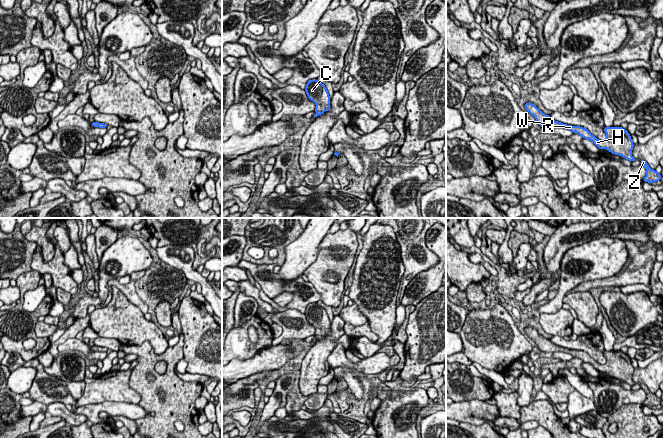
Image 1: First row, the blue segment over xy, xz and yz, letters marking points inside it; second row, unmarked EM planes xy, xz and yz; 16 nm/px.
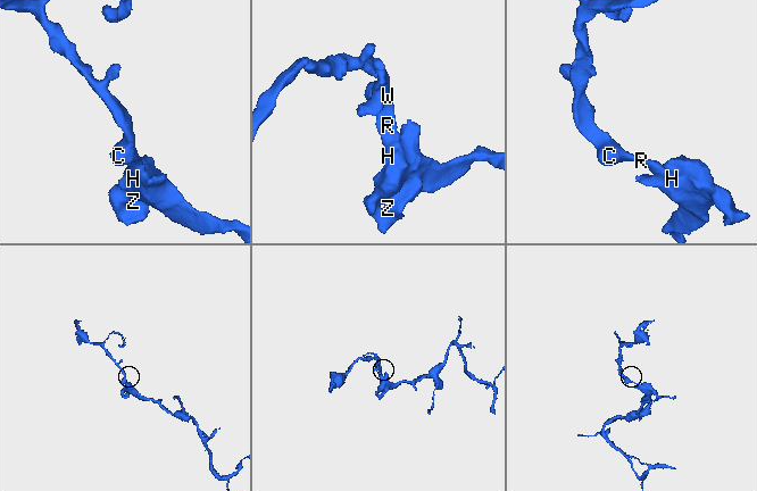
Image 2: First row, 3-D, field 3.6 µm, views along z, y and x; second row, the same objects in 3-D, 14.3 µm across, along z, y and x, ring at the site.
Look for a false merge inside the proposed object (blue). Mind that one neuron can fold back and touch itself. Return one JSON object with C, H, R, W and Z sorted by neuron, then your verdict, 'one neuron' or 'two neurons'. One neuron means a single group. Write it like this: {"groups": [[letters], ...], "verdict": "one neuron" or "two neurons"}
{"groups": [["C", "H", "R", "W", "Z"]], "verdict": "one neuron"}

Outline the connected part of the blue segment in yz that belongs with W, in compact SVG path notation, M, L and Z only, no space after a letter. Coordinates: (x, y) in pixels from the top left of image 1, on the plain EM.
M525 327L526 334L535 341L536 345L542 352L565 352L571 354L573 357L579 358L582 362L592 365L600 374L606 373L610 377L622 380L628 385L635 385L632 380L632 374L634 372L631 359L626 353L620 351L604 351L606 357L605 364L599 364L593 360L586 352L580 350L572 350L555 345L550 339L544 338L534 328Z

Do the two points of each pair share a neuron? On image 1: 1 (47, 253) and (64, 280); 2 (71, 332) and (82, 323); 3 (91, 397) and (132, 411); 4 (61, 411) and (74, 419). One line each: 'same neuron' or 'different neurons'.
1: different neurons
2: same neuron
3: different neurons
4: same neuron

